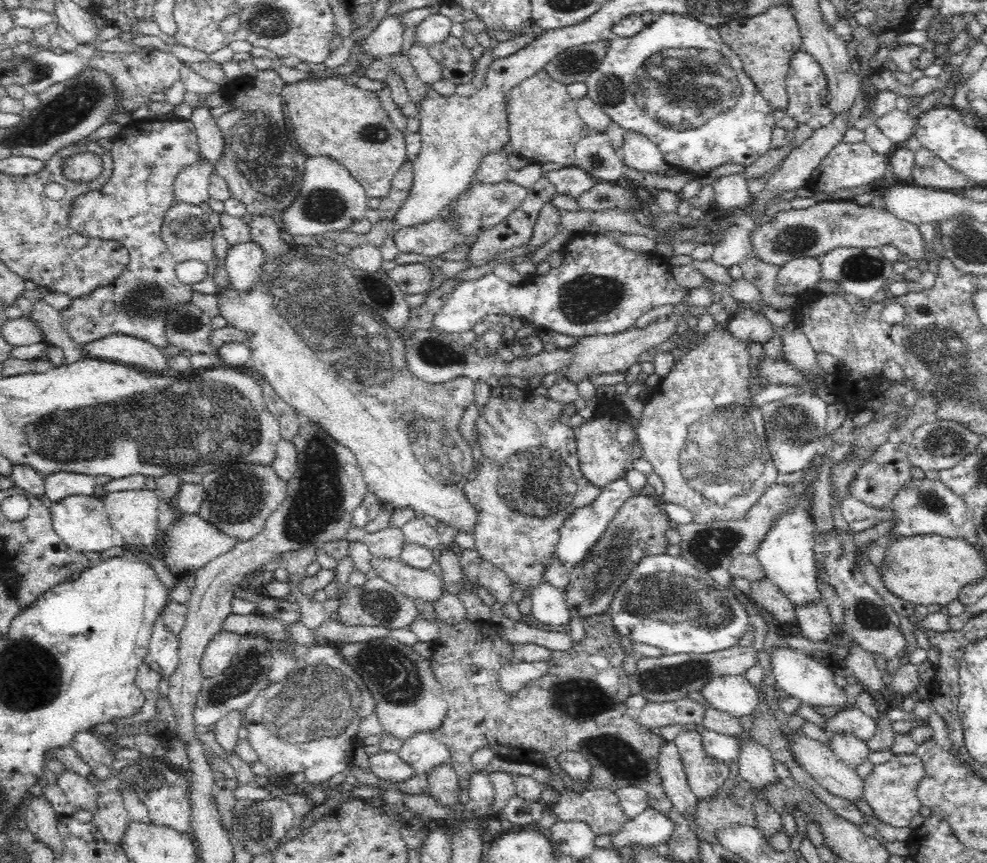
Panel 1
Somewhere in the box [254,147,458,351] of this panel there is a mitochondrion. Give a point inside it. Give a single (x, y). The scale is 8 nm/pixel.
(323, 205)

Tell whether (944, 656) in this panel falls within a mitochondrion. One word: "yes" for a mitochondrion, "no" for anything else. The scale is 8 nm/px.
no

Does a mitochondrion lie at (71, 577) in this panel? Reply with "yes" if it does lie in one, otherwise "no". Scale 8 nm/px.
no

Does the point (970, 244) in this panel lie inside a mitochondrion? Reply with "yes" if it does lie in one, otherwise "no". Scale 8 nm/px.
yes

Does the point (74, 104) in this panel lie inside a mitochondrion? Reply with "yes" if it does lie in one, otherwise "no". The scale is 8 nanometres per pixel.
yes

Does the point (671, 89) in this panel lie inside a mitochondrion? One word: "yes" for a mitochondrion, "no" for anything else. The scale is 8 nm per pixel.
yes

